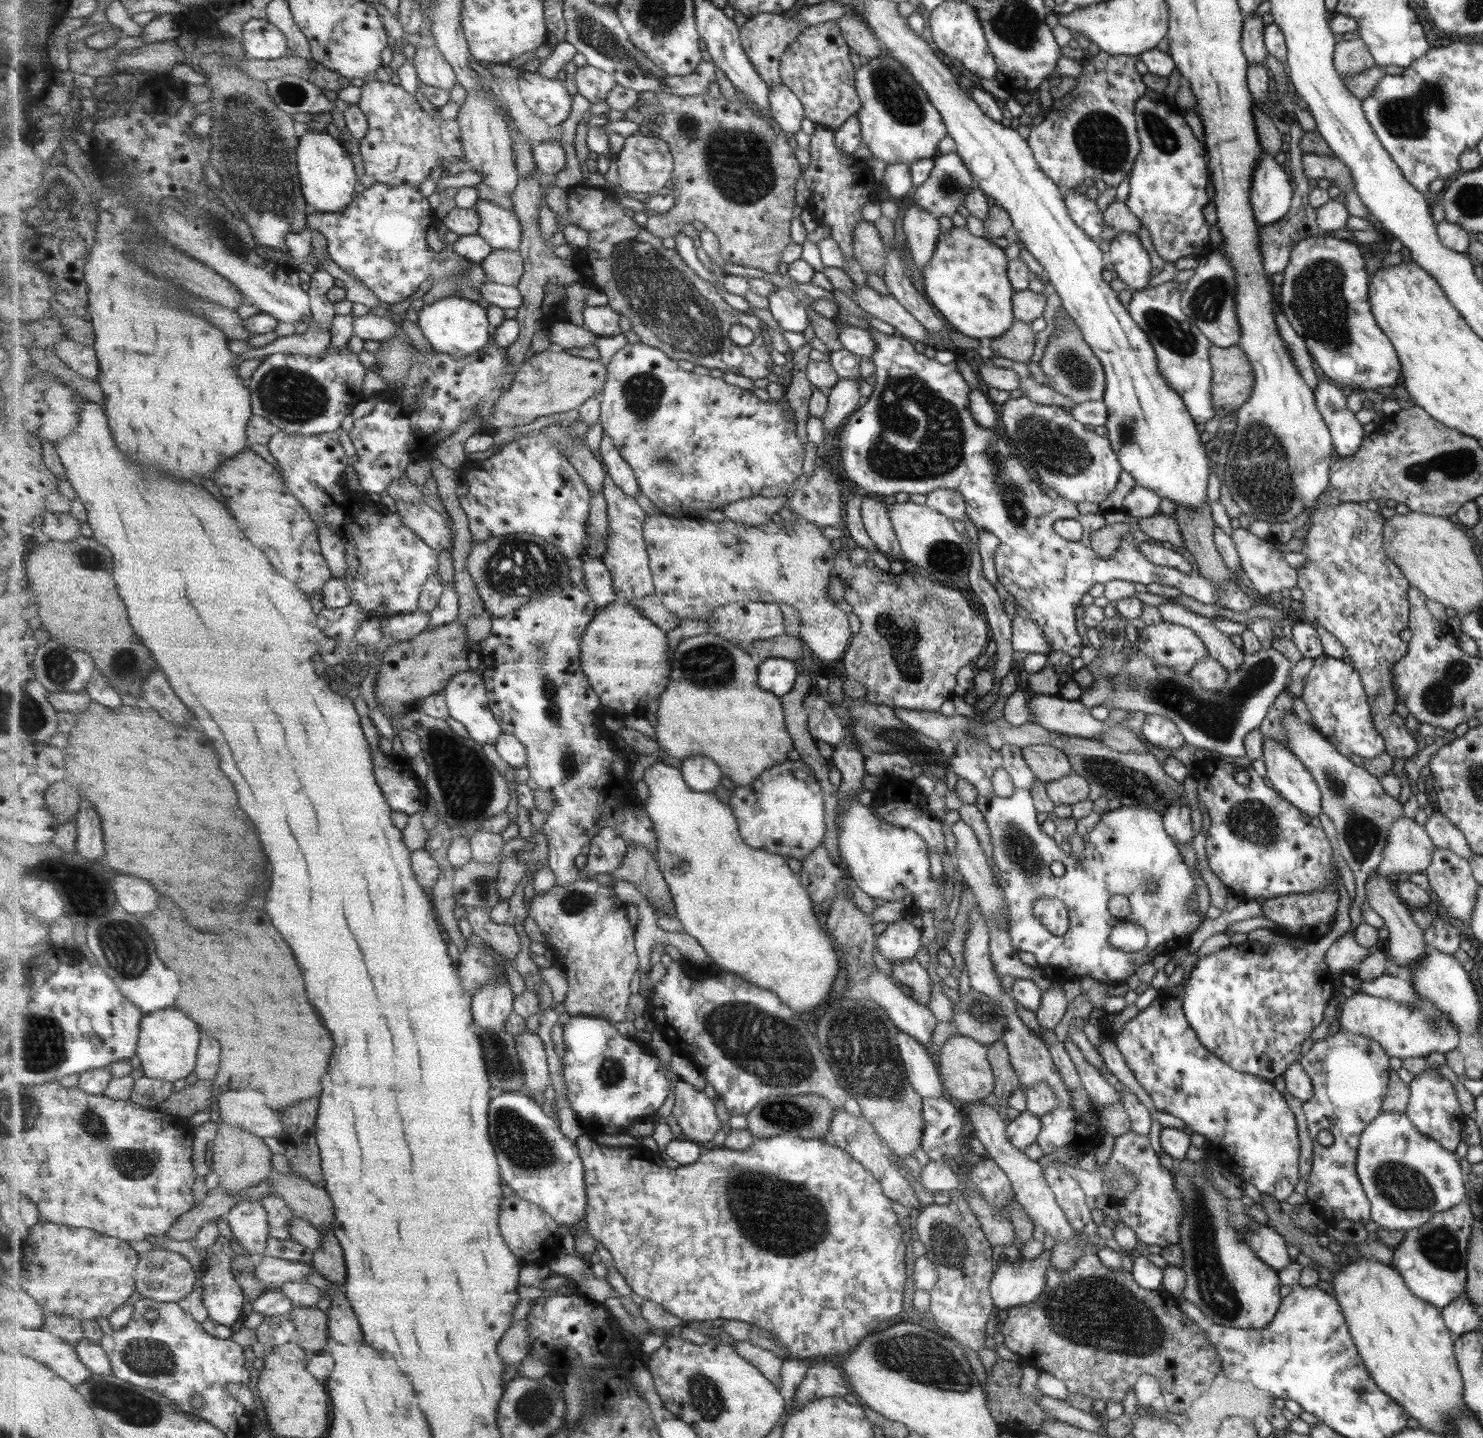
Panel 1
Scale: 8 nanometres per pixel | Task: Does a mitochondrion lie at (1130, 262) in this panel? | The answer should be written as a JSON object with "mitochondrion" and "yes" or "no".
{"mitochondrion":"no"}

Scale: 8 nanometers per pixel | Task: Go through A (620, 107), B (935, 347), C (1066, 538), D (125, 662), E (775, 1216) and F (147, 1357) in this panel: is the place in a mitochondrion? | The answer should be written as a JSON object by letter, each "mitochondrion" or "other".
{"A":"other","B":"other","C":"other","D":"mitochondrion","E":"mitochondrion","F":"mitochondrion"}

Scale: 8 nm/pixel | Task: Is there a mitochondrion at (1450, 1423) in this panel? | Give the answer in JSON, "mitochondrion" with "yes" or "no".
{"mitochondrion":"no"}

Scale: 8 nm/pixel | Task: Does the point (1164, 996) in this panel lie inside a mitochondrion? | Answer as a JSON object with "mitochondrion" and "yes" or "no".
{"mitochondrion":"no"}

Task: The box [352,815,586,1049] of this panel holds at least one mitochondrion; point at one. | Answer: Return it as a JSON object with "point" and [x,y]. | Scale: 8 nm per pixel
{"point":[479,885]}

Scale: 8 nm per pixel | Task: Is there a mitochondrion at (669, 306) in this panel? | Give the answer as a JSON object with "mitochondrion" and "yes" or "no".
{"mitochondrion":"yes"}

